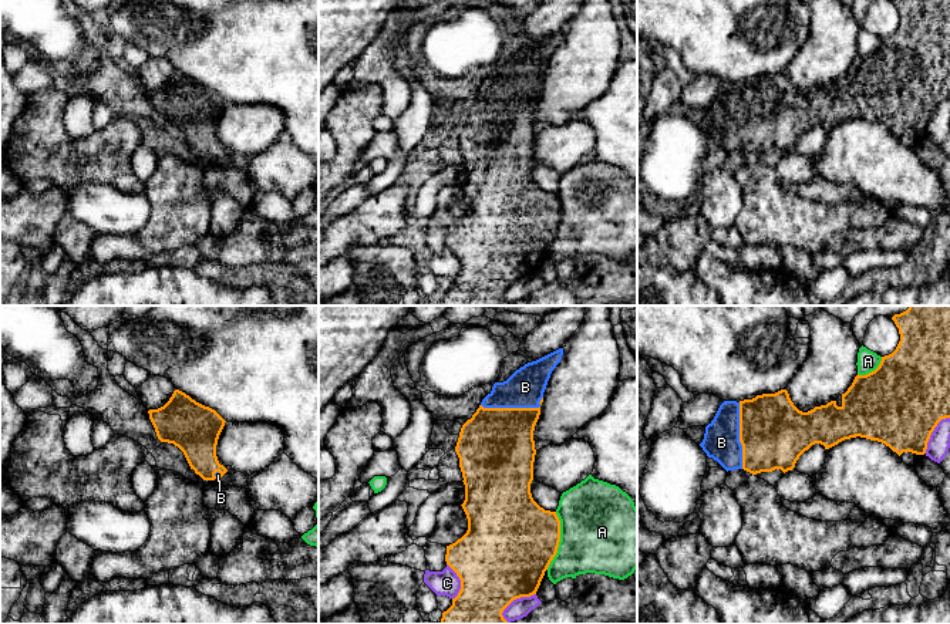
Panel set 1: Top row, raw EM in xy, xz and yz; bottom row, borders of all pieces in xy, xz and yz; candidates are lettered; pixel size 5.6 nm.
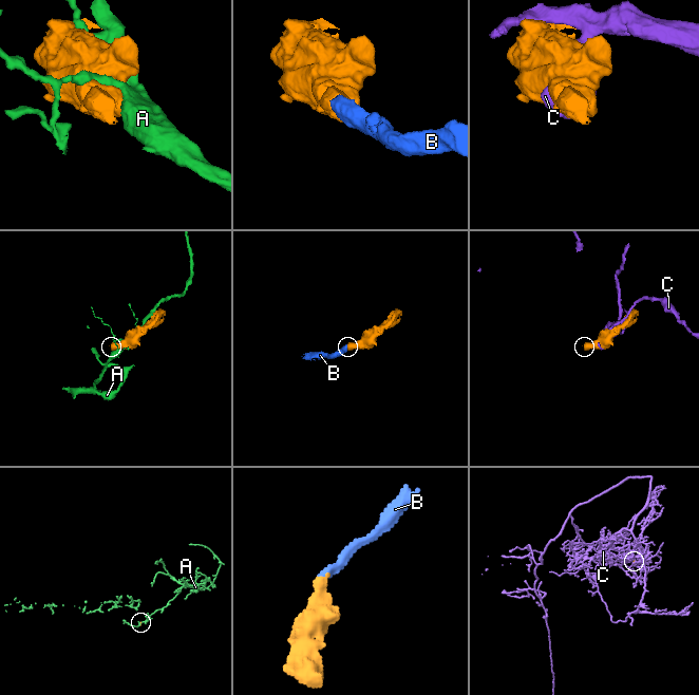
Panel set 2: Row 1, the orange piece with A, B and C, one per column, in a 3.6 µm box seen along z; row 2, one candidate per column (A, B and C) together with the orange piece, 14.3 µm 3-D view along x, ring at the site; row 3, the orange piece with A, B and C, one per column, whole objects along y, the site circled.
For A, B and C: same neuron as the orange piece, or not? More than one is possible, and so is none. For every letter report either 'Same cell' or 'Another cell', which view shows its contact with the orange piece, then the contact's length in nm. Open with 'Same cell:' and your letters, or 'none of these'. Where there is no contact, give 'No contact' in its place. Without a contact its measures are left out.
Same cell: B
A: Another cell. Touches orange in xz. Shared border 340 nm
B: Same cell. Touches orange in xz. Shared border 360 nm
C: Another cell. Touches orange in xz. Shared border 220 nm

